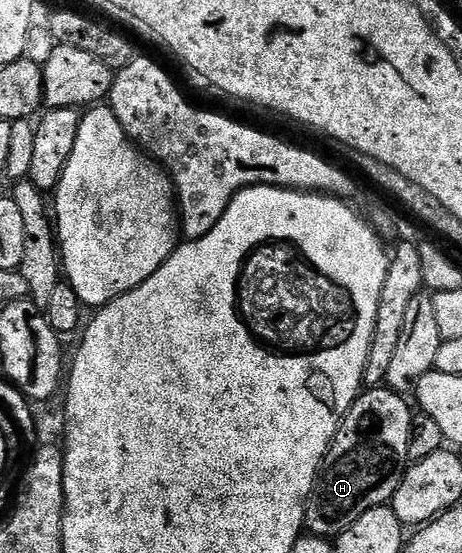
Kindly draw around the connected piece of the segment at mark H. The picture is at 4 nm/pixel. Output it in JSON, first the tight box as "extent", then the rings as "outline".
{"extent":[305,387,415,537],"outline":[[[389,387],[363,390],[338,426],[338,432],[318,476],[310,500],[306,502],[305,530],[312,535],[337,537],[368,509],[387,506],[393,500],[403,473],[411,462],[408,441],[412,437],[415,412],[403,396]]]}

